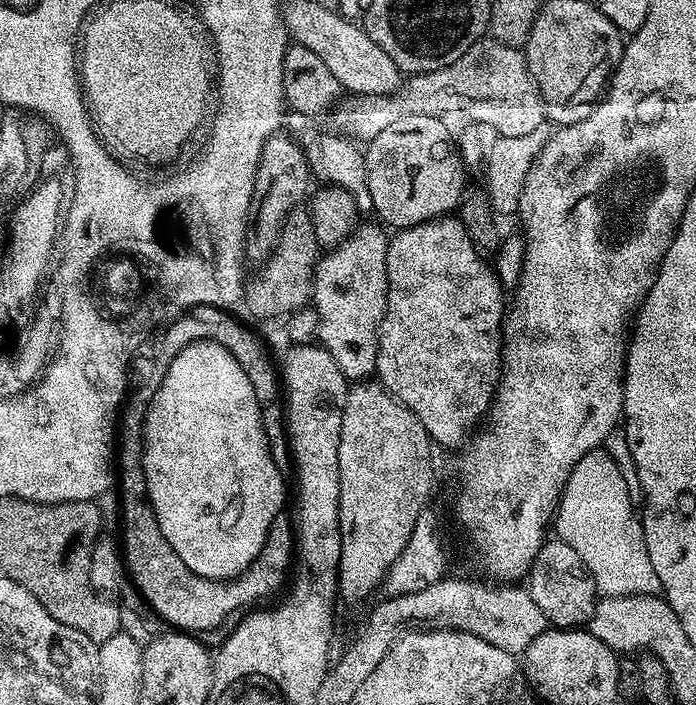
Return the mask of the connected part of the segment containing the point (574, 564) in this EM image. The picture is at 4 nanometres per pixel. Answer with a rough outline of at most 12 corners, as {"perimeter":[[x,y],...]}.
{"perimeter":[[545,539],[526,577],[552,626],[584,626],[598,591],[581,558]]}

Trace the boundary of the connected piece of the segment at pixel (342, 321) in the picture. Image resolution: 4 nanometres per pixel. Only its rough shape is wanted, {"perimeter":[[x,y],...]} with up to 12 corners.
{"perimeter":[[364,224],[317,259],[319,343],[349,382],[376,371],[389,233]]}

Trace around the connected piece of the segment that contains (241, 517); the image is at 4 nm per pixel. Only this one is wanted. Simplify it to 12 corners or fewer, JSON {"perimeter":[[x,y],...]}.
{"perimeter":[[212,339],[170,362],[145,490],[191,572],[233,580],[284,504],[262,401]]}

